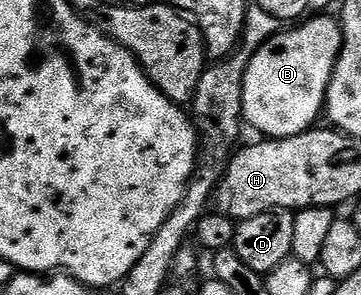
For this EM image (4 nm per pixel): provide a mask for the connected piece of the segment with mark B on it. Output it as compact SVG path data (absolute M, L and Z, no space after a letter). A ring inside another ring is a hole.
M310 17L289 29L279 31L252 57L242 86L242 119L249 126L251 123L259 131L259 136L271 139L292 137L296 133L309 131L319 122L326 106L326 90L342 48L339 20L322 18L326 17Z

